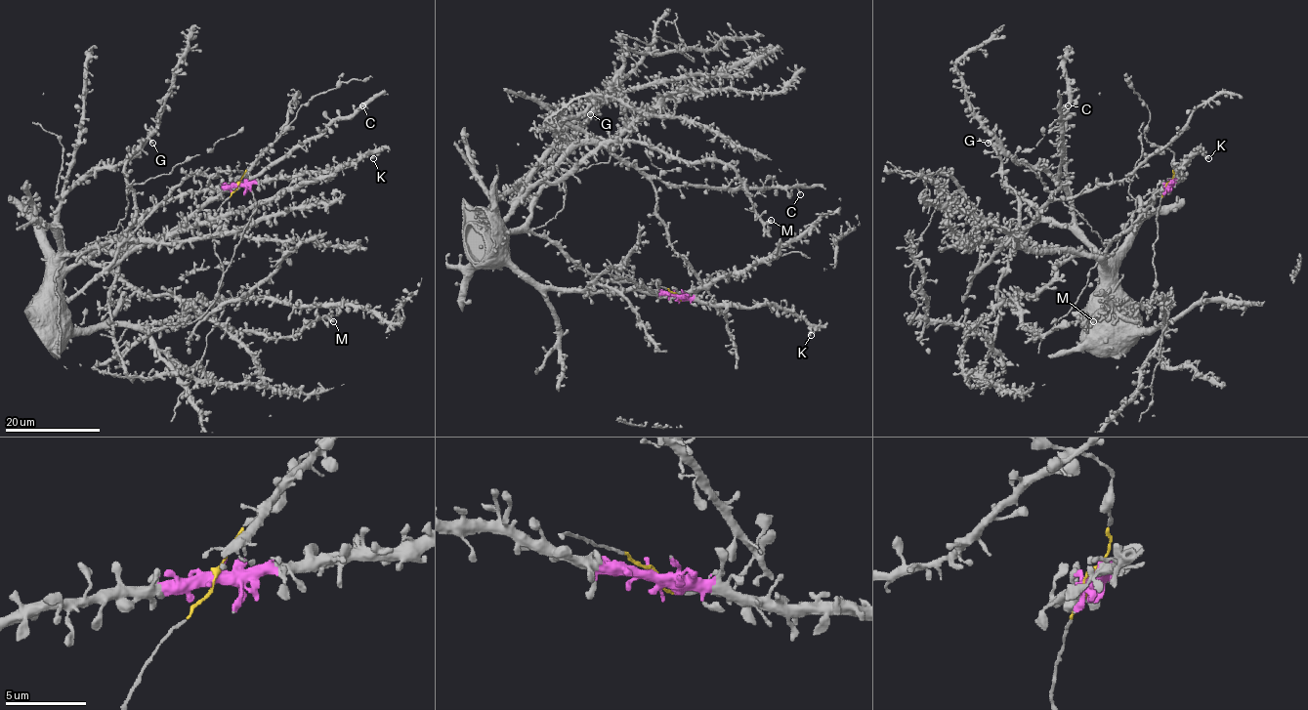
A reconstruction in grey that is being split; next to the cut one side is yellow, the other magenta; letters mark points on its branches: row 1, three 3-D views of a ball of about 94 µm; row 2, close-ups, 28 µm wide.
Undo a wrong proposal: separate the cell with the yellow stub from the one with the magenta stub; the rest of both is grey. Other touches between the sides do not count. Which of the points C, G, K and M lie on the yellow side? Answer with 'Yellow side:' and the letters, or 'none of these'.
Yellow side: C

